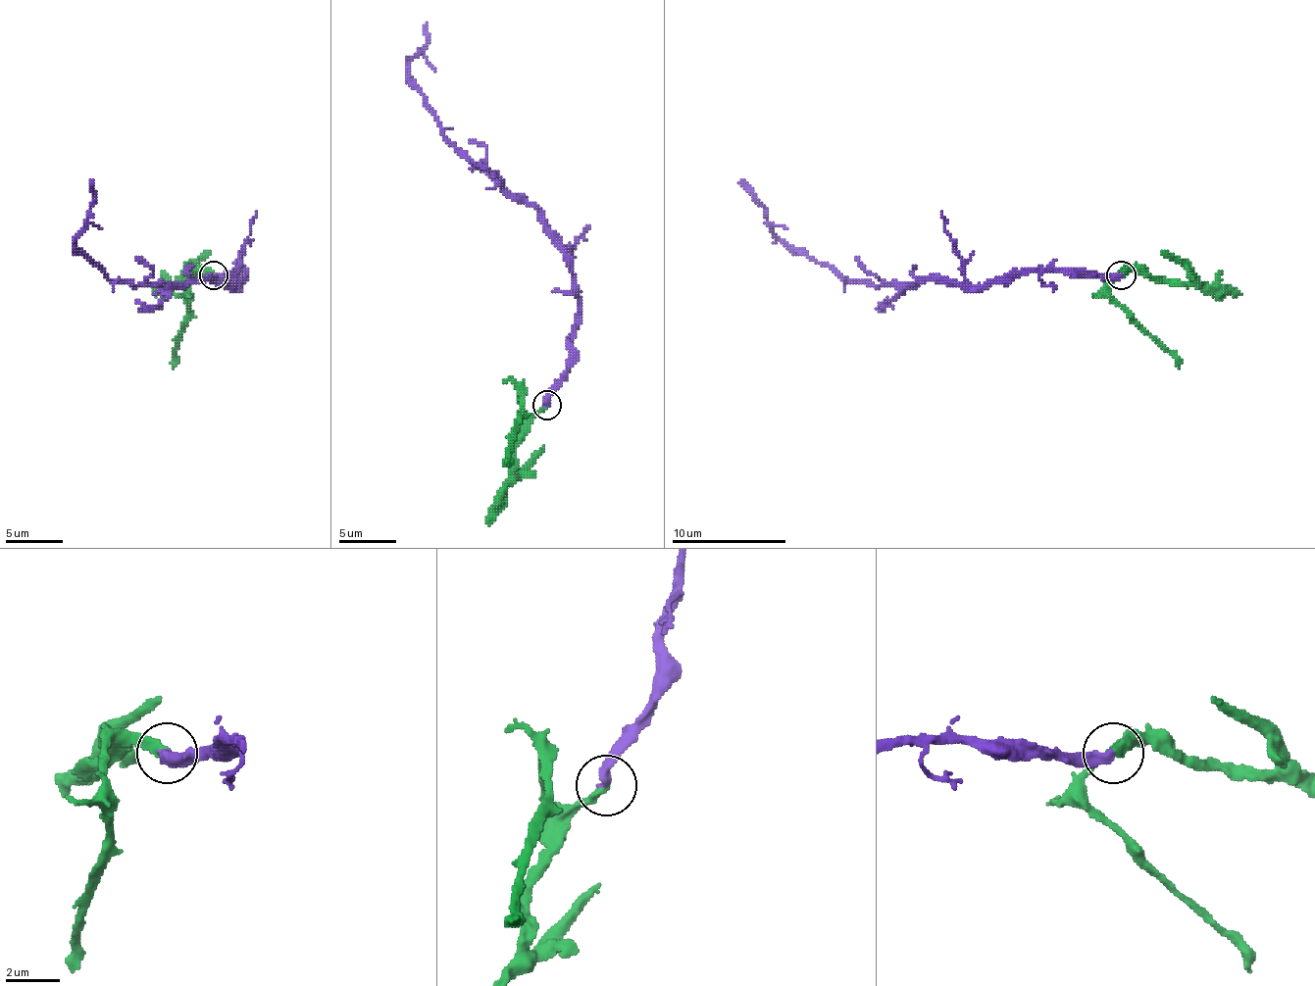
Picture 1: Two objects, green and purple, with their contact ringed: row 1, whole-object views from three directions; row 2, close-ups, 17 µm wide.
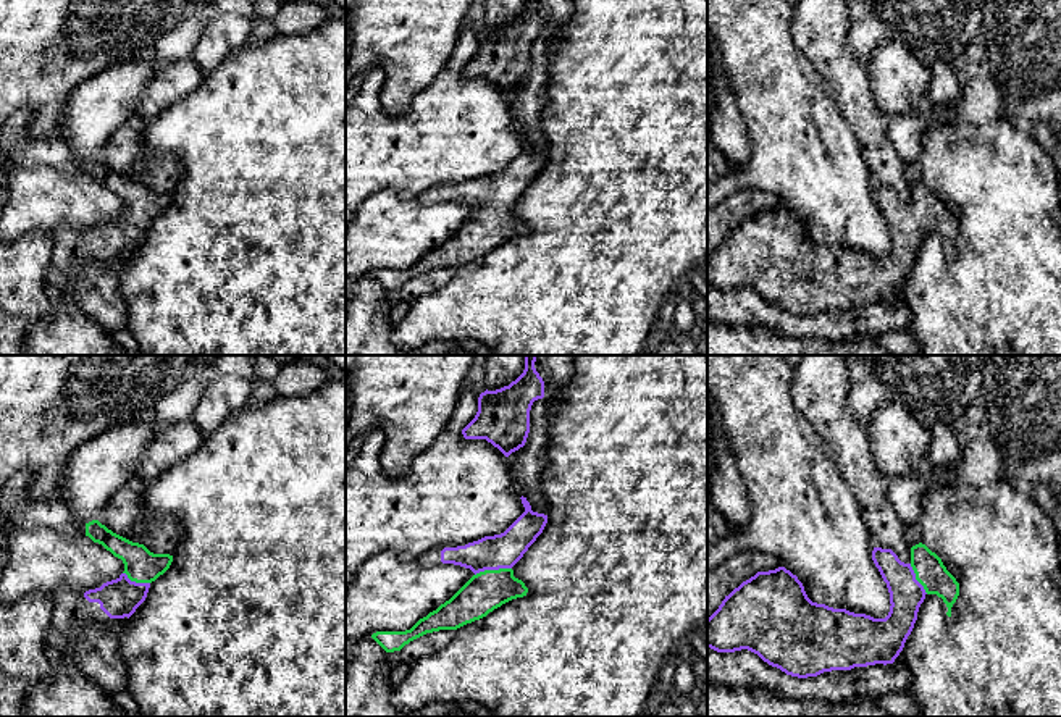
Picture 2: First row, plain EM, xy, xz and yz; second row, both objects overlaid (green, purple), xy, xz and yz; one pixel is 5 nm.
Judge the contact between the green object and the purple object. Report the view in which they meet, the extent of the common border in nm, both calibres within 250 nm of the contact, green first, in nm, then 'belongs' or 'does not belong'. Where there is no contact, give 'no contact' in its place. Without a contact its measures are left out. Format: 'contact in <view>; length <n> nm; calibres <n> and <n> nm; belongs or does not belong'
contact in xz; length 190 nm; calibres 200 and 180 nm; belongs

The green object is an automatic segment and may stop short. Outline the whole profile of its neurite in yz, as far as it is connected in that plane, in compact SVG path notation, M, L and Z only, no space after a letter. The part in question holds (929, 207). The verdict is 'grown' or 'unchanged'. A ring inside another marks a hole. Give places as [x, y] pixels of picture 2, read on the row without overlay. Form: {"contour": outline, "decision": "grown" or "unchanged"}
{"contour": "M922 181L911 186L909 202L882 186L874 186L872 199L890 231L885 257L812 241L798 215L778 205L757 210L725 234L707 257L707 286L748 287L798 317L893 302L925 234L941 236L951 255L959 221Z", "decision": "grown"}

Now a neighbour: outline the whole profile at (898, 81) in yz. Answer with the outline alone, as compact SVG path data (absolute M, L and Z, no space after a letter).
M896 40L879 44L866 63L869 86L887 116L908 116L922 103L930 69L908 47Z

